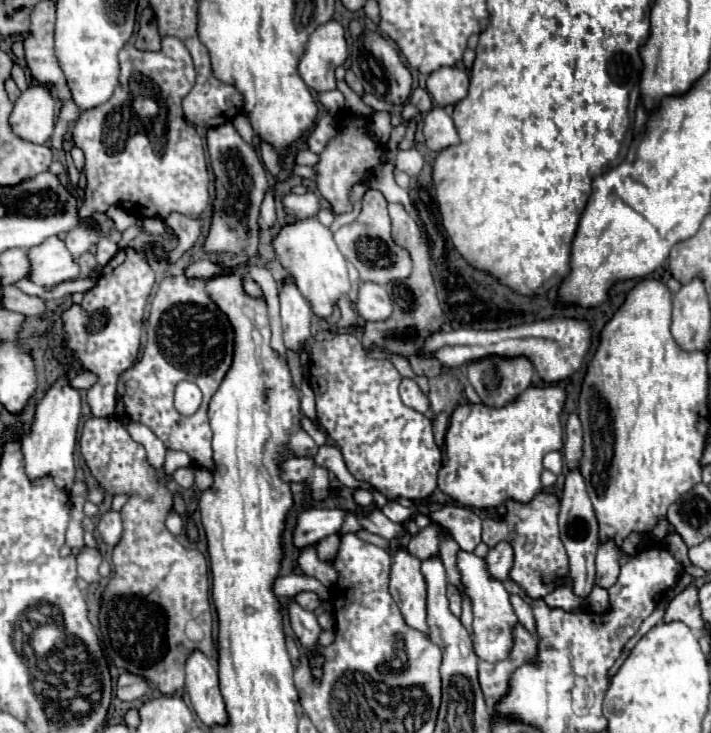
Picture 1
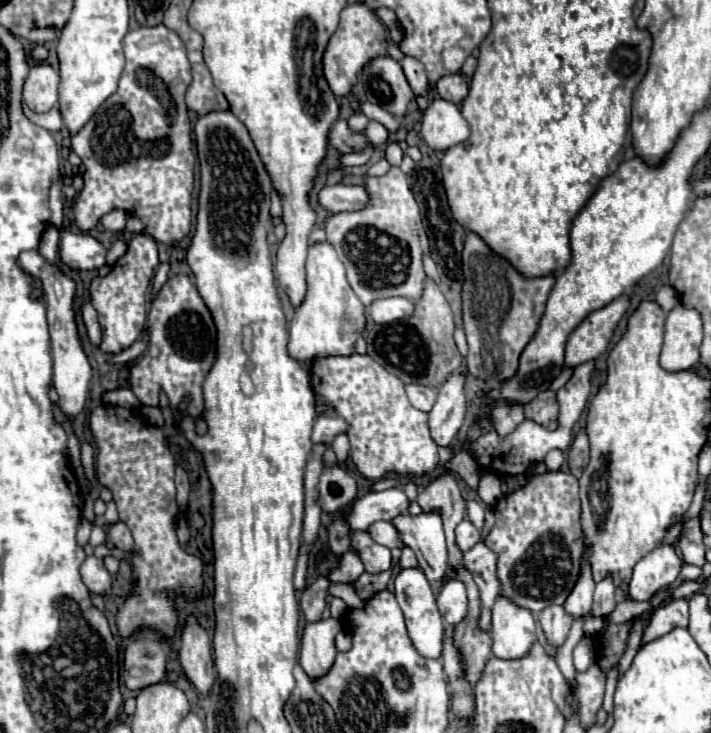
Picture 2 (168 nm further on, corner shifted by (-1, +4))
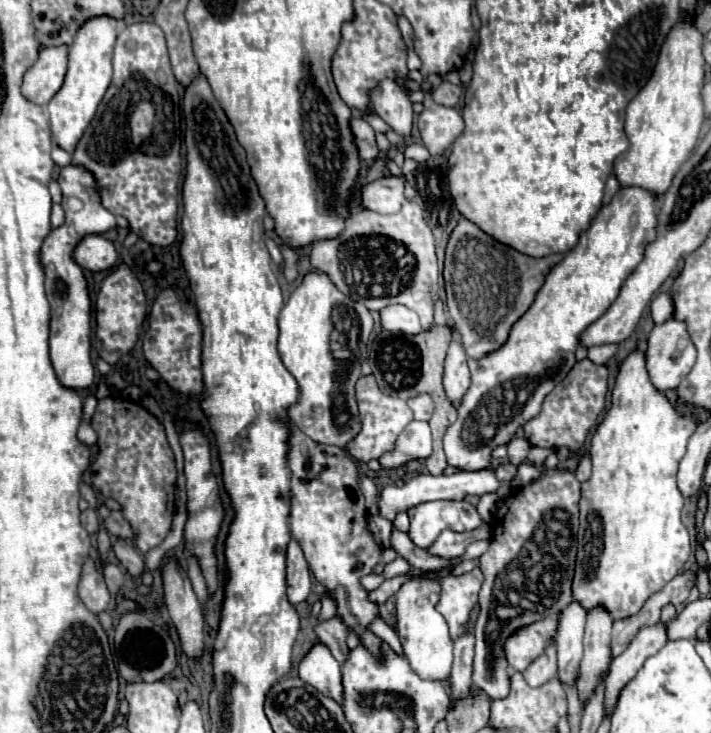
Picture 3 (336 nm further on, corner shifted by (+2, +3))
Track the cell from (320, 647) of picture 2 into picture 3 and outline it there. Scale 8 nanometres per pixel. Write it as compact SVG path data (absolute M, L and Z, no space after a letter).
M321 642L313 644L307 656L299 664L299 678L315 686L321 694L327 694L335 702L341 702L341 664L335 662L331 650Z

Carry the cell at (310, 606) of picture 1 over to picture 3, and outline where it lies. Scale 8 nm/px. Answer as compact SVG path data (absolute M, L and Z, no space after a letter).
M333 616L331 620L317 620L315 622L315 632L317 632L319 640L331 650L331 654L341 664L347 660L347 654L349 654L349 648L345 644L347 630L349 630L347 624L339 616Z

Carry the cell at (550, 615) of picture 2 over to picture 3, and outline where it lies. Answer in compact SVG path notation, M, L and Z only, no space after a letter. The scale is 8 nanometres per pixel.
M553 640L545 648L545 652L535 662L531 662L531 666L523 672L523 676L531 686L541 686L557 676L557 646Z

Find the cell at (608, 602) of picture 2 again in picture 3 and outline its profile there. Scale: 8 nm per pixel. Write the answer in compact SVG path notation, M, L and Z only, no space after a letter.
M593 606L587 612L585 626L585 656L581 660L581 678L577 680L579 698L585 702L595 686L599 684L601 674L609 668L611 662L611 626L613 618L603 606Z

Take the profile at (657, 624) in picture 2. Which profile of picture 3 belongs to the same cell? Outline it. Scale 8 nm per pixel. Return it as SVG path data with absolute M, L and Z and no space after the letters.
M659 622L653 626L645 626L639 630L639 634L631 640L627 650L619 654L609 668L609 676L605 680L605 712L611 714L613 706L617 702L617 696L621 688L637 674L637 670L643 666L643 662L657 654L665 642L667 642L667 624Z

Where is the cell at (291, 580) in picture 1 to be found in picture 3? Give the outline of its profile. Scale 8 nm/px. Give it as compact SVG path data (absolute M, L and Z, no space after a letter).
M295 538L287 546L287 596L291 604L299 604L307 598L311 590L311 572L307 560L303 558L303 550L299 550L299 542Z

